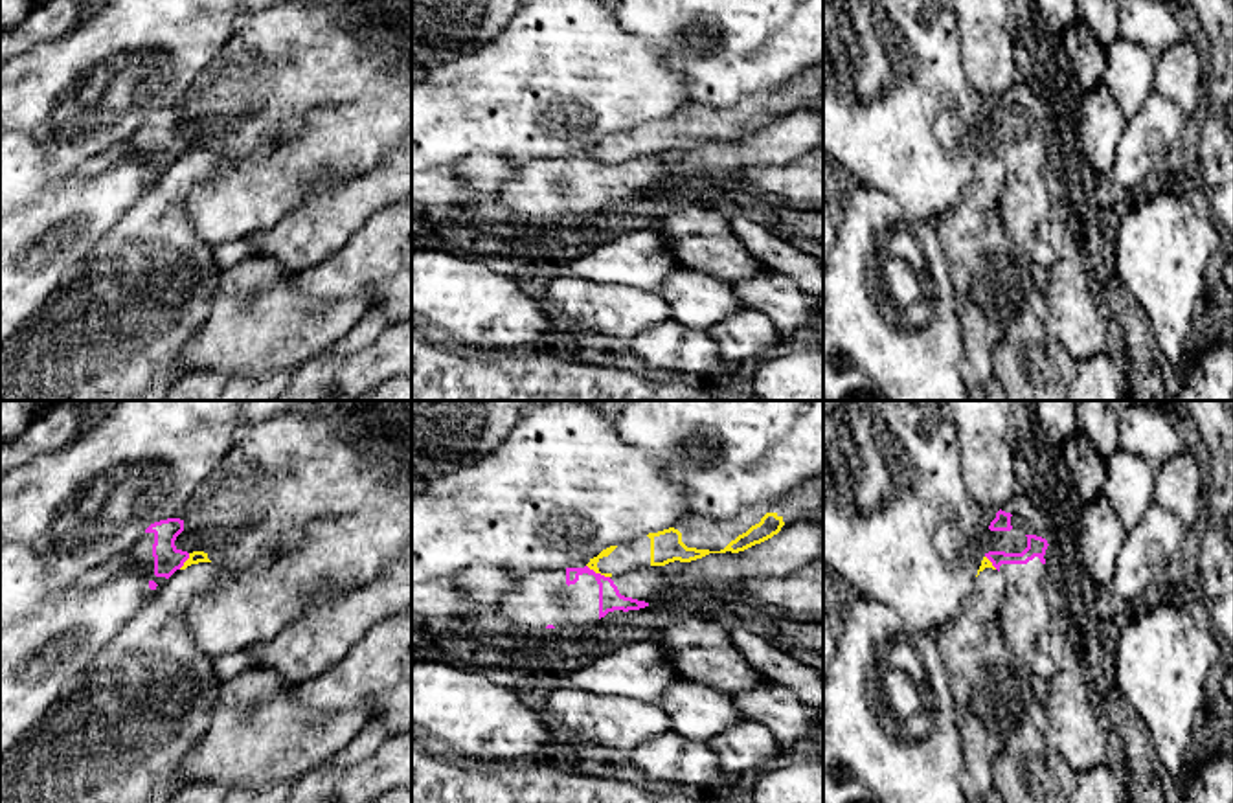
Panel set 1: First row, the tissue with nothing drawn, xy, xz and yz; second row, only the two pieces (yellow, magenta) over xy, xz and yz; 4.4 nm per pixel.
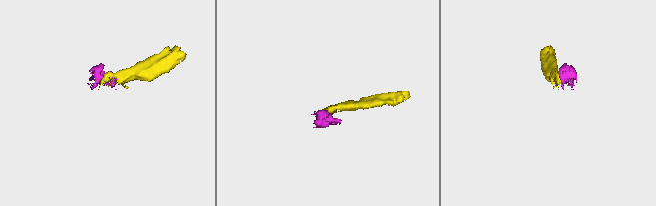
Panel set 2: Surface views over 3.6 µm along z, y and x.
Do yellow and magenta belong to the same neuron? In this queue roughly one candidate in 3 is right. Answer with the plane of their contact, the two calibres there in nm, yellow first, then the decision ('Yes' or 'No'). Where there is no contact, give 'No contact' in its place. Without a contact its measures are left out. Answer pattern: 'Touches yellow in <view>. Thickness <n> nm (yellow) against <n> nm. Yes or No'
Touches yellow in xz. Thickness 50 nm (yellow) against 100 nm. No

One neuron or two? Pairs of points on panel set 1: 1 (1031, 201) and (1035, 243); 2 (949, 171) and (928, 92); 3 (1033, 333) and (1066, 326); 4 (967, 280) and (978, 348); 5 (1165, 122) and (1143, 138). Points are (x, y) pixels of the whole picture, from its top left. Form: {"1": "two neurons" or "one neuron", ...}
{"1": "one neuron", "2": "one neuron", "3": "two neurons", "4": "one neuron", "5": "one neuron"}

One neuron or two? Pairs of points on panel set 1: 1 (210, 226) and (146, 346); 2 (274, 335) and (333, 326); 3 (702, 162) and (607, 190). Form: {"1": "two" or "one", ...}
{"1": "two", "2": "one", "3": "one"}

